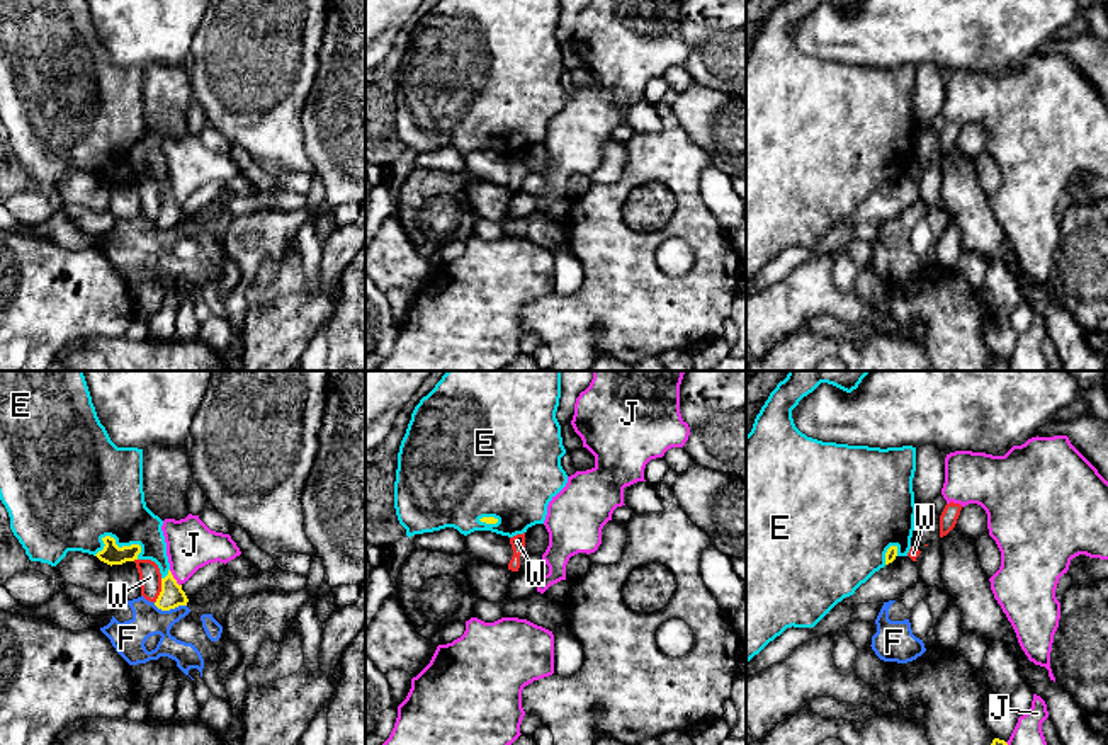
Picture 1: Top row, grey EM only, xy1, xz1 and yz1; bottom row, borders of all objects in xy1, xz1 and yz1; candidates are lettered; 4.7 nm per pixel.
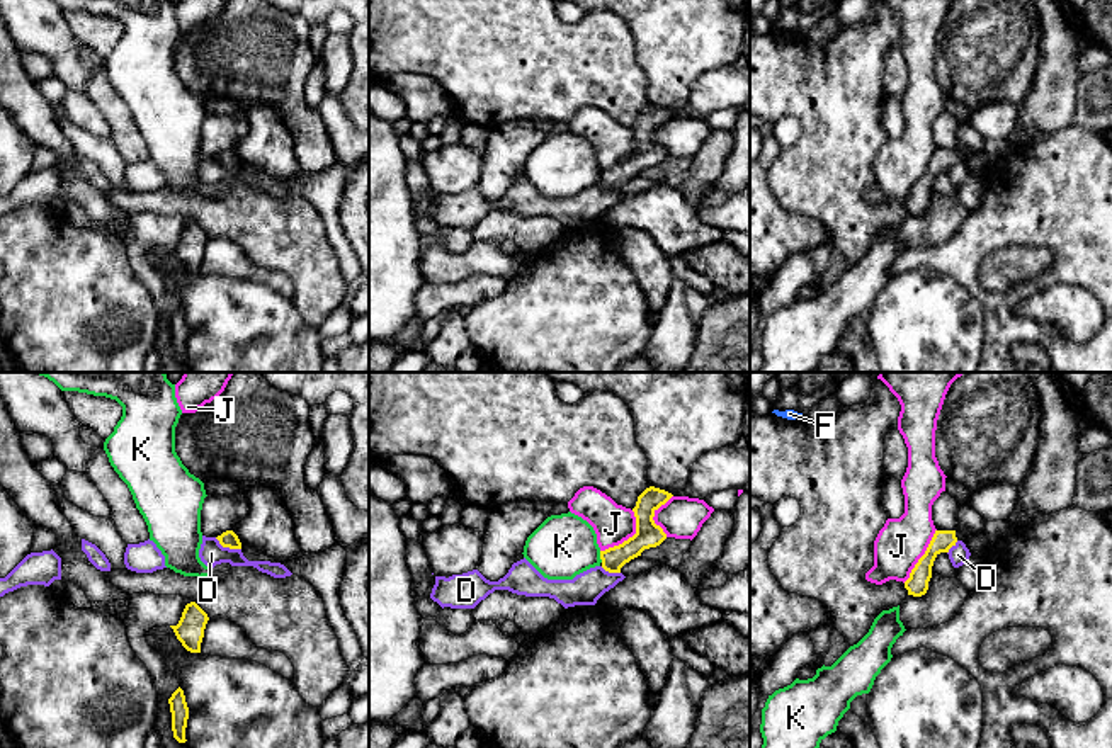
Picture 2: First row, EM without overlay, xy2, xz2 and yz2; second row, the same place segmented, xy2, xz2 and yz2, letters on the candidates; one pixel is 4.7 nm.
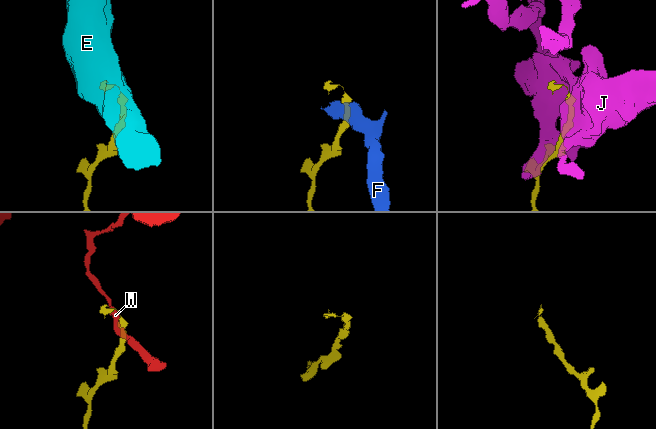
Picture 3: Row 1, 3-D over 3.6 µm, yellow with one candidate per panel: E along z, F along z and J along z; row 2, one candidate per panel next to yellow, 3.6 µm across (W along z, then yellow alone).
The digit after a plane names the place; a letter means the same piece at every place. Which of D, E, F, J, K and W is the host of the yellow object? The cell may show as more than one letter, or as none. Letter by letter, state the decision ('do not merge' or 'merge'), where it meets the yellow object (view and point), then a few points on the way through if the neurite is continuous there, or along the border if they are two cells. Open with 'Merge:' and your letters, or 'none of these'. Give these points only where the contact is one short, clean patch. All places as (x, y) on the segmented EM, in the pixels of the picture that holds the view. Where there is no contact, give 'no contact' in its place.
Merge: E
D: do not merge; meets yellow in xy2 at (228, 546); border along xy2 (215, 538), (223, 546), (240, 549)
E: merge; meets yellow in xy1 at (114, 540); runs through xy1 (113, 555), (114, 540), (114, 524), (96, 490)
F: do not merge; meets yellow in xy1 at (170, 608); border along xy1 (153, 602), (162, 609), (186, 604)
J: do not merge; meets yellow in xz2 at (629, 538)
K: do not merge; meets yellow in xz2 at (601, 556); border along xz2 (599, 551), (602, 561)
W: do not merge; meets yellow in xy1 at (162, 591); border along xy1 (162, 579), (162, 589), (155, 602)

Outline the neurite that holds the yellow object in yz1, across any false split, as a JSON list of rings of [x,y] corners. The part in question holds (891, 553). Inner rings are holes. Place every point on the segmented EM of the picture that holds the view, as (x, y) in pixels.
[[[789,371],[746,435],[746,662],[787,628],[814,628],[875,572],[897,556],[907,556],[911,549],[918,512],[913,492],[916,447],[880,449],[823,442],[802,434],[792,418],[799,401],[821,383],[851,393],[867,374],[868,371]]]

